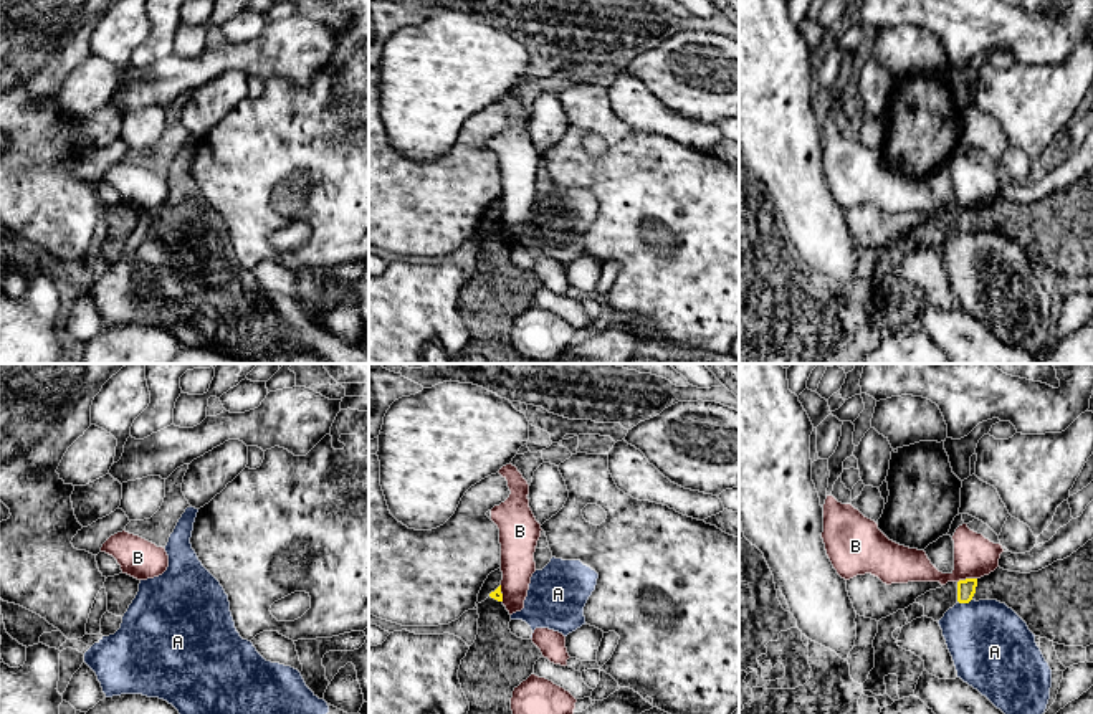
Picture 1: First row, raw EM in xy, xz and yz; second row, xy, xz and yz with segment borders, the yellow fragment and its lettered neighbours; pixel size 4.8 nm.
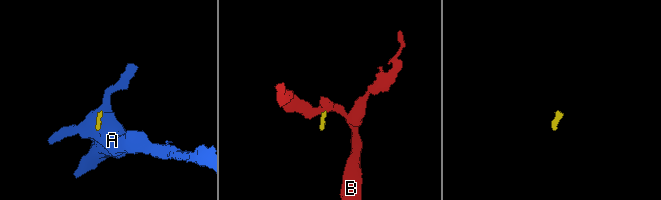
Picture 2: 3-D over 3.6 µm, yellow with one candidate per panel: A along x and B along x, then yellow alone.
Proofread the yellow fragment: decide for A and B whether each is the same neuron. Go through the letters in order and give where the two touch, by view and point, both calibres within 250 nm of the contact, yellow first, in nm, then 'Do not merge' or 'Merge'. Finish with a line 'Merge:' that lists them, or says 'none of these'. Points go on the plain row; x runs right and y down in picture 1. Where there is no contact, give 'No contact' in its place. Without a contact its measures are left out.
A: Touches yellow at yz (964, 232). Thickness 90 nm (yellow) against 400 nm. Do not merge
B: Touches yellow at yz (966, 209). Thickness 90 nm (yellow) against 200 nm. Do not merge
Merge: none of these

